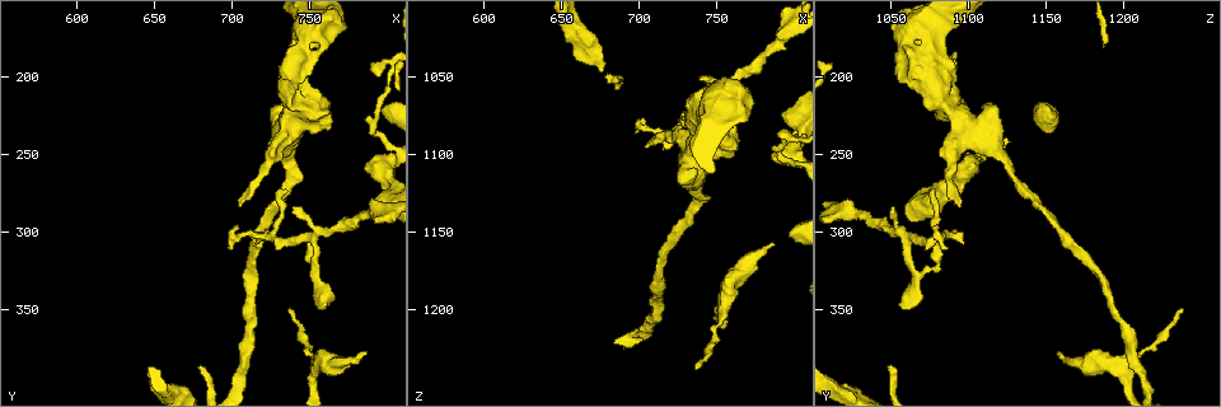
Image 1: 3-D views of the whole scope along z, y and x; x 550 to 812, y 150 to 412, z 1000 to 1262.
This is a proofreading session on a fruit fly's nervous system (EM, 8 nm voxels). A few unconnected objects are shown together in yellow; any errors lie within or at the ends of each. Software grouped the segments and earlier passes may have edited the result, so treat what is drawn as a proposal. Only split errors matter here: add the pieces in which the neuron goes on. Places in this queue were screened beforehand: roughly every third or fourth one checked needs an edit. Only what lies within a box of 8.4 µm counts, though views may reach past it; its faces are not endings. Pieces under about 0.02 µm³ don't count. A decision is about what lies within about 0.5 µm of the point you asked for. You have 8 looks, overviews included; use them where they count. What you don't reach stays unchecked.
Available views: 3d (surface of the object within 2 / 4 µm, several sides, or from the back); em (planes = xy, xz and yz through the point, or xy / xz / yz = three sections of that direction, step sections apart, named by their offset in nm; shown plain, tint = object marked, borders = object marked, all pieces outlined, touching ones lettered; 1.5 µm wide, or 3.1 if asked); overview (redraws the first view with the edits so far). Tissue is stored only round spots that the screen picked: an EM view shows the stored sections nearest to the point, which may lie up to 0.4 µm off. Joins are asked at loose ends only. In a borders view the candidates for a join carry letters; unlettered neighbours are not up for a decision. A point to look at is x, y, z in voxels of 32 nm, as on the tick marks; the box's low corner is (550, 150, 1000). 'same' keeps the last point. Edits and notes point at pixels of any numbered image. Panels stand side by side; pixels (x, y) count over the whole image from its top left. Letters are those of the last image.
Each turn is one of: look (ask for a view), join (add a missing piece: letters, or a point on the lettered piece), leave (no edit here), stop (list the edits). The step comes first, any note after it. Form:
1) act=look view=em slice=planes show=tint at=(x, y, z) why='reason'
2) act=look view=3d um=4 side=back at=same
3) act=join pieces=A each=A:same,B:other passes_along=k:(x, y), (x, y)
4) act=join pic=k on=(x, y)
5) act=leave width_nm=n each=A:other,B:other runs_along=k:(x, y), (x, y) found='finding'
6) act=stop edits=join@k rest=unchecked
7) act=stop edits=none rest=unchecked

act=look view=em slice=planes show=borders at=(738, 352, 1238) why='branch stops here'

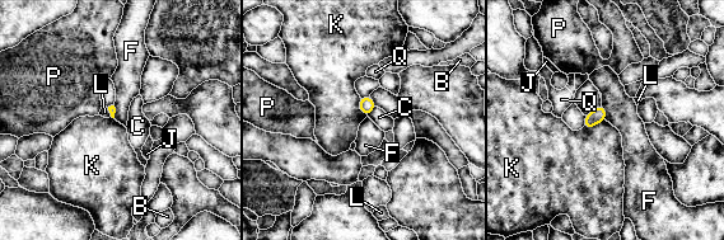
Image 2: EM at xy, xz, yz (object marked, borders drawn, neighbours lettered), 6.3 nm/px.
act=leave each=B:other,C:other,F:other,J:other,K:other,L:other,P:other,Q:other border=2:(602, 103), (606, 111), (606, 120) found='none of them fits'

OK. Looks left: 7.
act=look view=3d um=4 at=(734, 274, 1076) why='an open end'

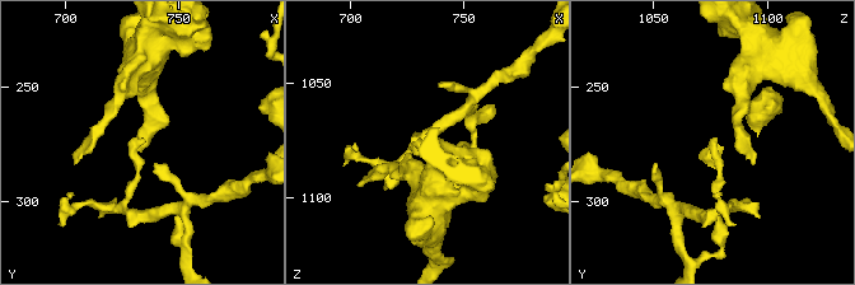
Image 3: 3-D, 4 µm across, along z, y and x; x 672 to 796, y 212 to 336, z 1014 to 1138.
act=look view=em slice=planes show=borders at=(736, 275, 1077)

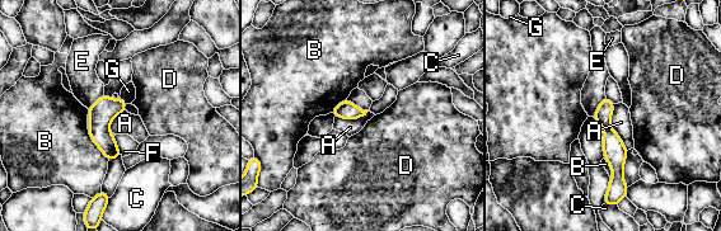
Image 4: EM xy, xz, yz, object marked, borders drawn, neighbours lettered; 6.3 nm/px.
act=leave longest_contact=A:300nm each=A:other,B:other,C:other,D:other,E:other,F:other,G:other found='none of them fits'

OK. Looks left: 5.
act=look view=em slice=xz step=8 show=borders at=(786, 378, 1158) why='an open end'

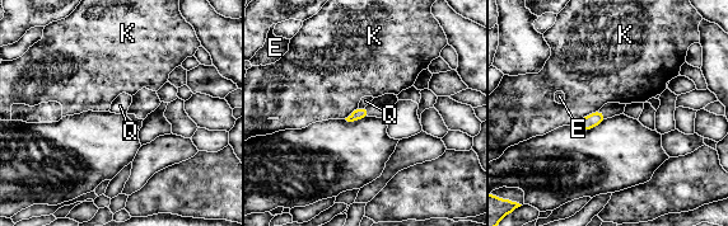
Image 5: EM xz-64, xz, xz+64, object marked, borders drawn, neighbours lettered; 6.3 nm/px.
act=leave each=E:other,K:other,Q:other border=5:(359, 107), (364, 108) found='no lettered piece goes on from it'

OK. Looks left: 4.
act=stop edits=none rest=unchecked

